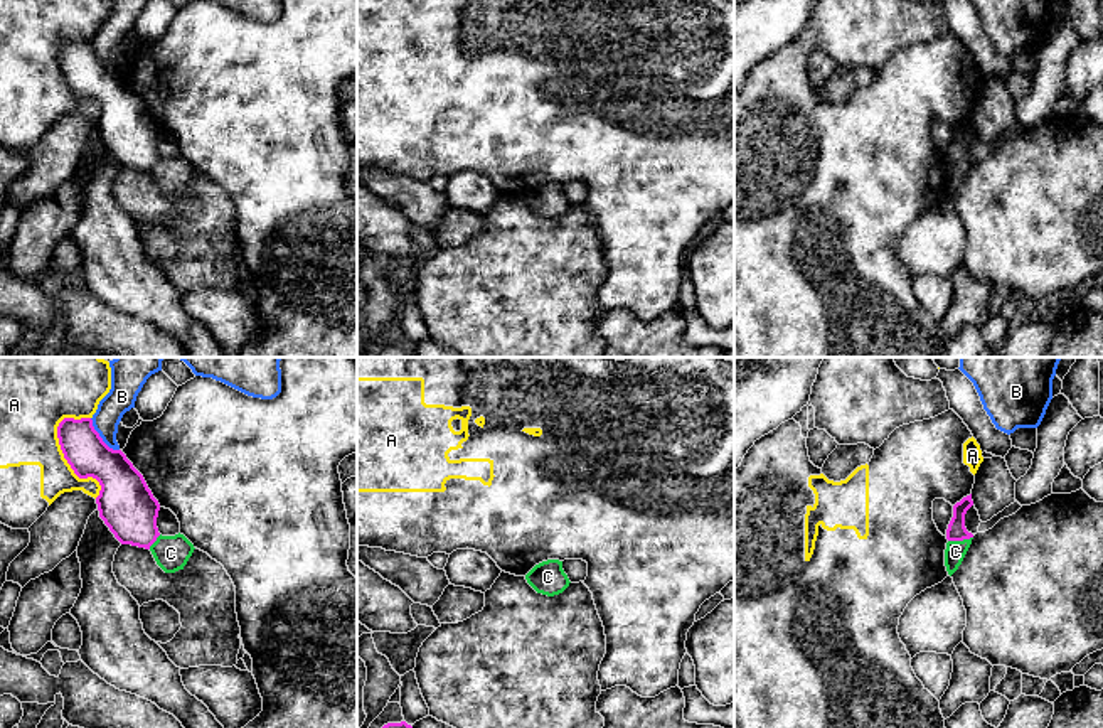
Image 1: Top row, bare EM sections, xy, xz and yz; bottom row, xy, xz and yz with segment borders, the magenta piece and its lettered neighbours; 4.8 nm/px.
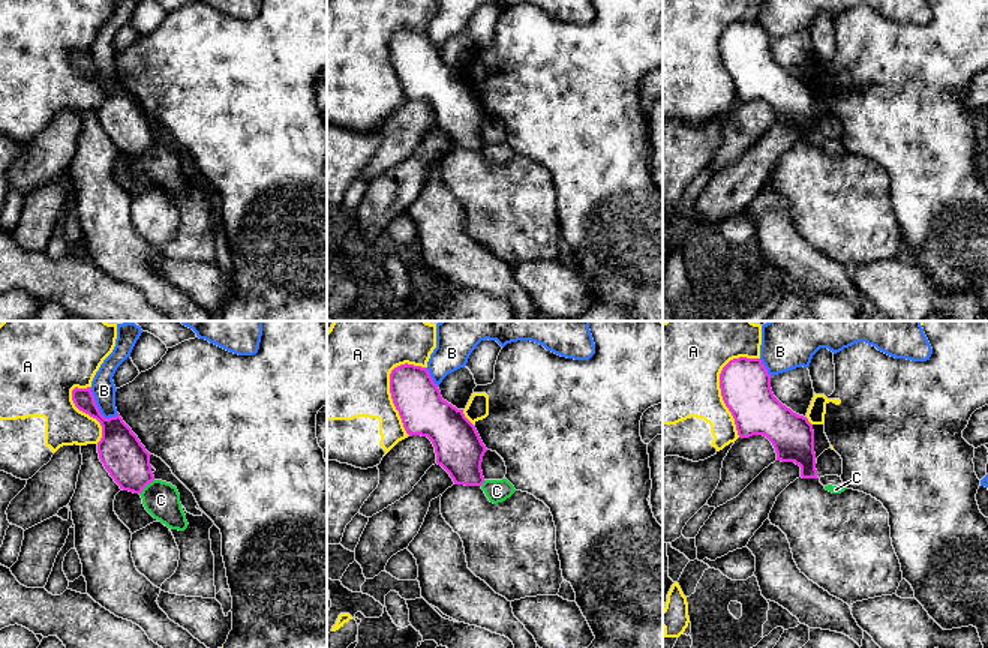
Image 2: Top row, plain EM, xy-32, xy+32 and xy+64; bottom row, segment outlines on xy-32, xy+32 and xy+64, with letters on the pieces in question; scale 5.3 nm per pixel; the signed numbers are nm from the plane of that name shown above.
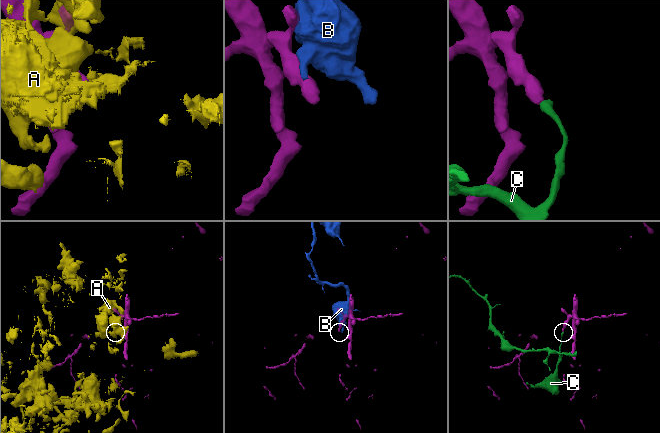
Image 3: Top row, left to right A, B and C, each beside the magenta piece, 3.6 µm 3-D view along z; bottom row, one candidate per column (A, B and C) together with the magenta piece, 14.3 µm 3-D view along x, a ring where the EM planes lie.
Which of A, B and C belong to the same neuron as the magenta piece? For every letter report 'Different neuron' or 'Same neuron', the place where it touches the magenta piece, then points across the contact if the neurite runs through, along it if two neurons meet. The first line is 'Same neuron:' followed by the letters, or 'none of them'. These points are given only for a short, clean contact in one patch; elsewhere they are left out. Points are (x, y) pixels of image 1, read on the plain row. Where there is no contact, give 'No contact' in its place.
Same neuron: none of them
A: Different neuron. Touches magenta at xy (68, 85)
B: Different neuron. Touches magenta at xy (100, 59)
C: Different neuron. Touches magenta at yz (960, 162). Boundary: yz (972, 159), (962, 164), (948, 164)

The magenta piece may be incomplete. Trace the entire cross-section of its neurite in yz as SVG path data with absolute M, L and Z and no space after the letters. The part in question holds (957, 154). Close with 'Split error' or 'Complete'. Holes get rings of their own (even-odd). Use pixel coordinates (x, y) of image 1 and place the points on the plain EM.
M972 116L963 120L960 125L953 128L953 140L946 152L948 163L963 163L973 160L972 155L965 150L965 136L973 128Z. Complete

